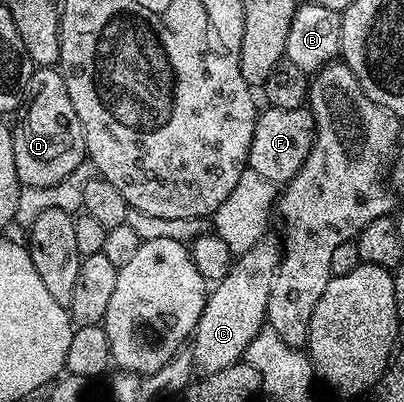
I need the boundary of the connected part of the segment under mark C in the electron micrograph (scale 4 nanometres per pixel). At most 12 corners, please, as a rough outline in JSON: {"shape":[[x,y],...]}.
{"shape":[[261,239],[215,282],[190,338],[201,374],[265,328],[281,246]]}

